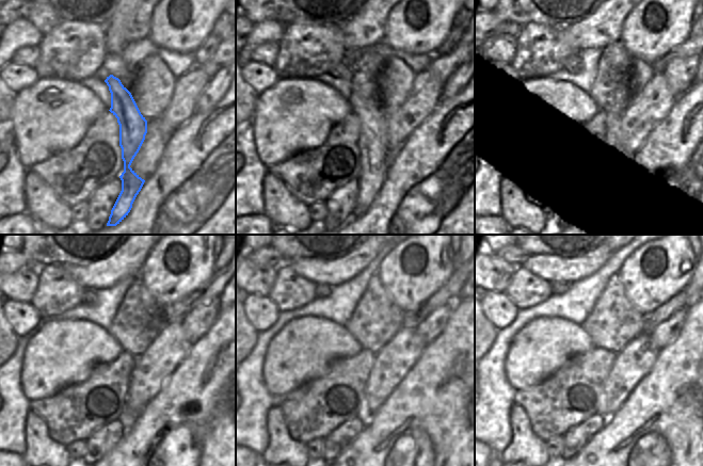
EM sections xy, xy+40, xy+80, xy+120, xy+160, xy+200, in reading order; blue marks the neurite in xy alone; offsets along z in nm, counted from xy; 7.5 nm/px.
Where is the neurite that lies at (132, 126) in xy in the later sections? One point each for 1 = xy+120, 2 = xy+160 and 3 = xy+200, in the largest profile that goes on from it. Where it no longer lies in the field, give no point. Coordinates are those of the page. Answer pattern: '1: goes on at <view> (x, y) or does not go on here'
1: goes on at xy+120 (90, 298)
2: goes on at xy+160 (322, 290)
3: goes on at xy+200 (558, 287)

